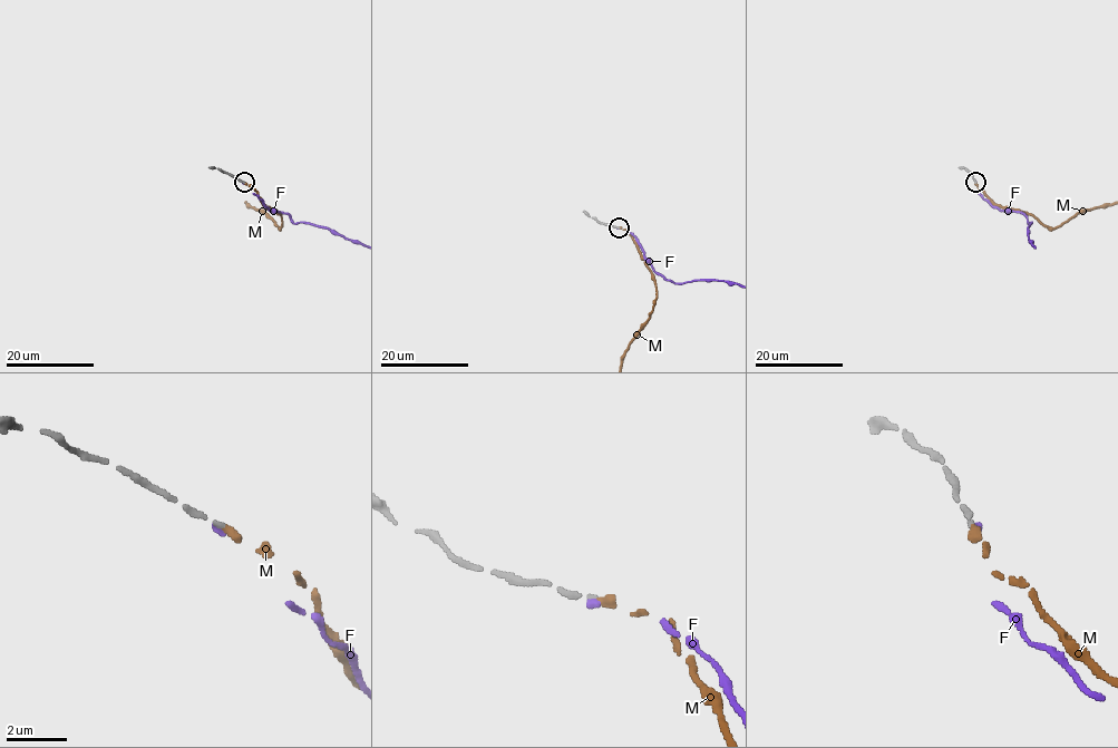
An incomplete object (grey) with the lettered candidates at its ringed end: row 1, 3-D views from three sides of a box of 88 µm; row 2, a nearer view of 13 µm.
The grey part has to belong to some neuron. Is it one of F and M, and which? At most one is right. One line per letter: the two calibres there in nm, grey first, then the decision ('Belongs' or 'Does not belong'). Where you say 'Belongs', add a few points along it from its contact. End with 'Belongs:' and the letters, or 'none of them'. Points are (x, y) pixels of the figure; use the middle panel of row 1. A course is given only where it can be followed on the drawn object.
F: Thickness 130 nm (grey) against 190 nm. Does not belong
M: Thickness 120 nm (grey) against 260 nm. Belongs
Belongs: M

